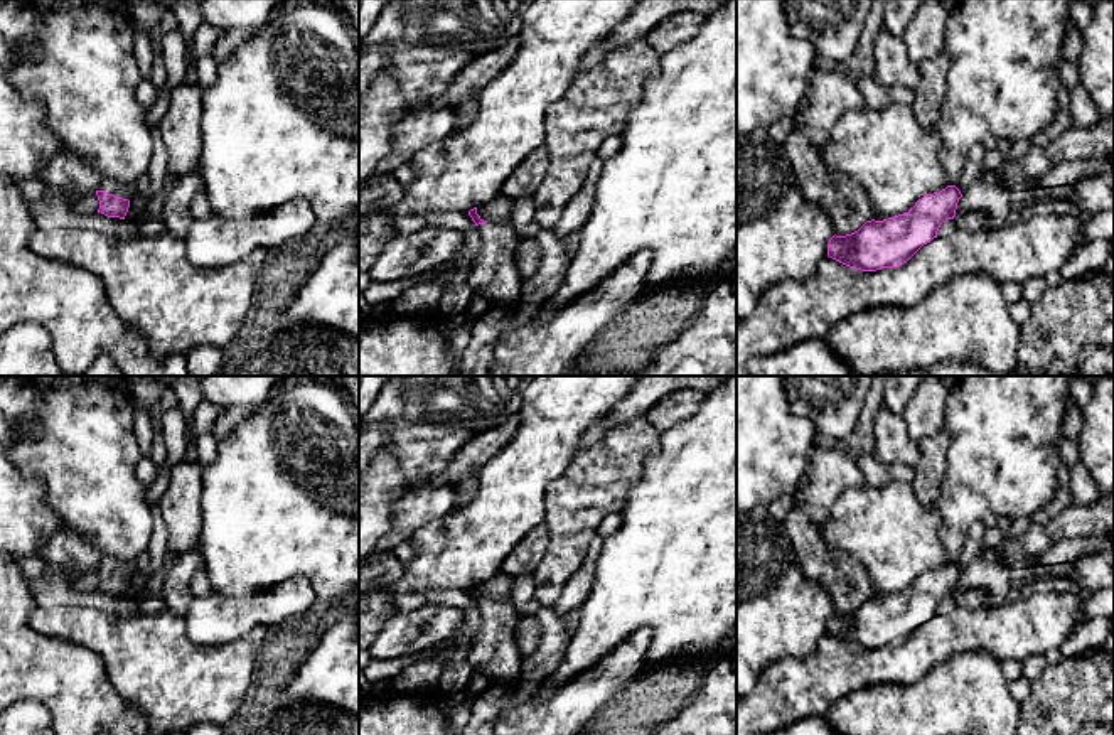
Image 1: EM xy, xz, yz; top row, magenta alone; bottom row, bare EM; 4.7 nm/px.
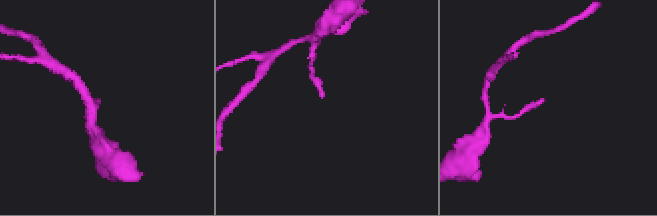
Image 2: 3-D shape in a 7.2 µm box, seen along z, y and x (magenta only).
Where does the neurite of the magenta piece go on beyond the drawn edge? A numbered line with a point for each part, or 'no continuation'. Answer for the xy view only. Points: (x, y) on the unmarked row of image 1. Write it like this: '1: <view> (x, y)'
1: xy (127, 568)

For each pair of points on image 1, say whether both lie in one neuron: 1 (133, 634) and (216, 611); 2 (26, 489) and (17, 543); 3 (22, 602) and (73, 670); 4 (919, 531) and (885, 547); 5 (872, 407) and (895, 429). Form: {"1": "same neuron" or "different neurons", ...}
{"1": "different neurons", "2": "same neuron", "3": "same neuron", "4": "same neuron", "5": "different neurons"}

